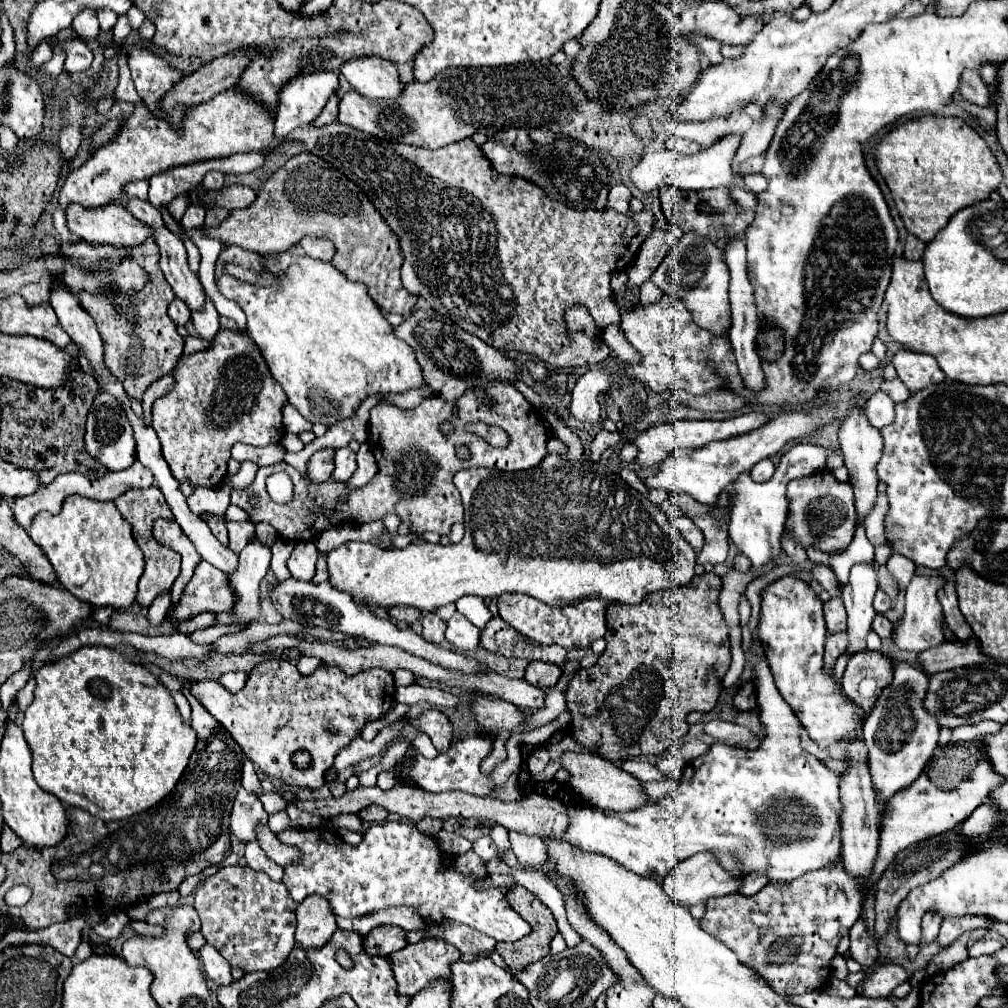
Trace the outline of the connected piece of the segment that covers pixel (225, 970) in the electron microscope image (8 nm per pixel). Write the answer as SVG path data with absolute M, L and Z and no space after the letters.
M204 944L204 946L198 950L198 958L200 958L200 962L202 962L204 974L206 974L212 982L216 982L218 986L224 986L224 984L230 984L230 982L232 982L230 964L218 954L218 950L214 950L214 946Z

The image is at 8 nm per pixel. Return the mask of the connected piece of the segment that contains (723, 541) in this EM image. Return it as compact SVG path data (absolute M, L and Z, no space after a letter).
M670 494L670 500L704 532L706 542L698 554L698 564L724 564L728 554L728 516L710 518L708 512L712 506L698 506L698 502L694 502L694 498L686 498L686 494Z

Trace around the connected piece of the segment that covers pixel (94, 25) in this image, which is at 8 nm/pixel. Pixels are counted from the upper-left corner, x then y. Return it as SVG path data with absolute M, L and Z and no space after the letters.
M84 8L84 10L74 18L72 30L76 32L76 38L80 38L80 40L94 40L96 34L100 32L98 20L96 20L96 12Z

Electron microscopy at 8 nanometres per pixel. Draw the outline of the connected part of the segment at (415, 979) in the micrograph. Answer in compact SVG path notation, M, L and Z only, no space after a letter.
M424 938L416 944L408 944L406 948L390 954L390 964L394 970L394 978L398 982L398 992L406 994L406 996L414 996L420 990L424 990L426 986L430 986L434 980L452 980L450 978L450 966L460 960L460 952L458 948L454 948L452 944L448 944L442 938Z

